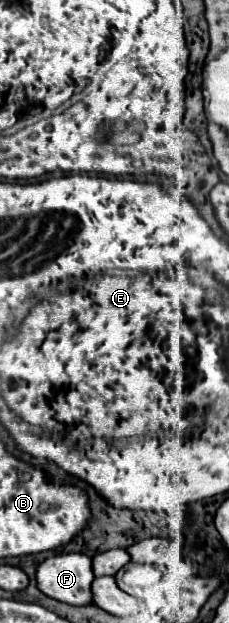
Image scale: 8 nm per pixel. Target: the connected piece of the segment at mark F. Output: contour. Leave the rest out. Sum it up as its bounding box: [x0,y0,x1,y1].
[36,553,94,605]

